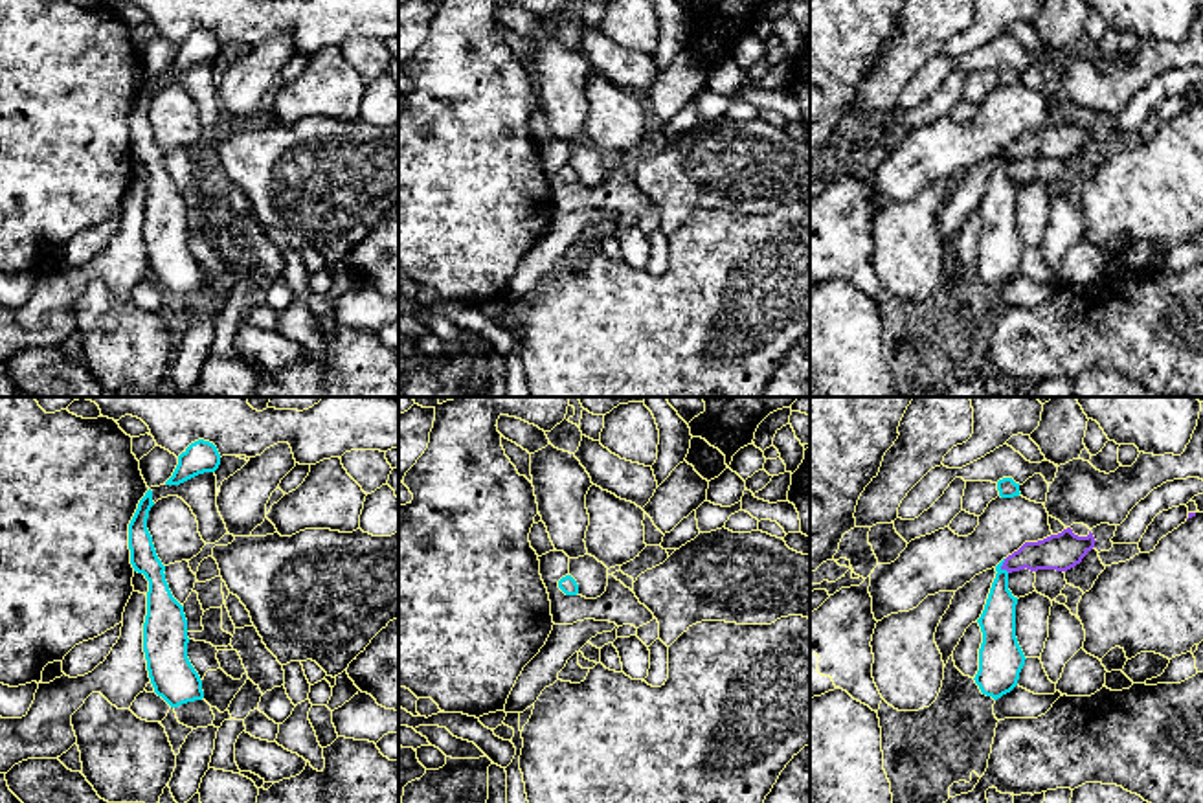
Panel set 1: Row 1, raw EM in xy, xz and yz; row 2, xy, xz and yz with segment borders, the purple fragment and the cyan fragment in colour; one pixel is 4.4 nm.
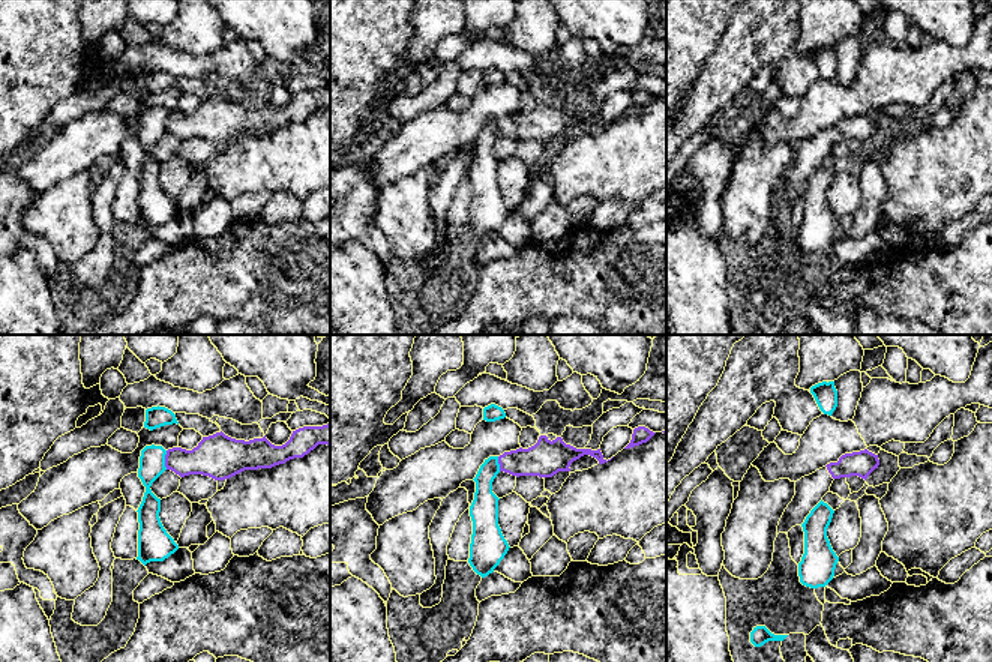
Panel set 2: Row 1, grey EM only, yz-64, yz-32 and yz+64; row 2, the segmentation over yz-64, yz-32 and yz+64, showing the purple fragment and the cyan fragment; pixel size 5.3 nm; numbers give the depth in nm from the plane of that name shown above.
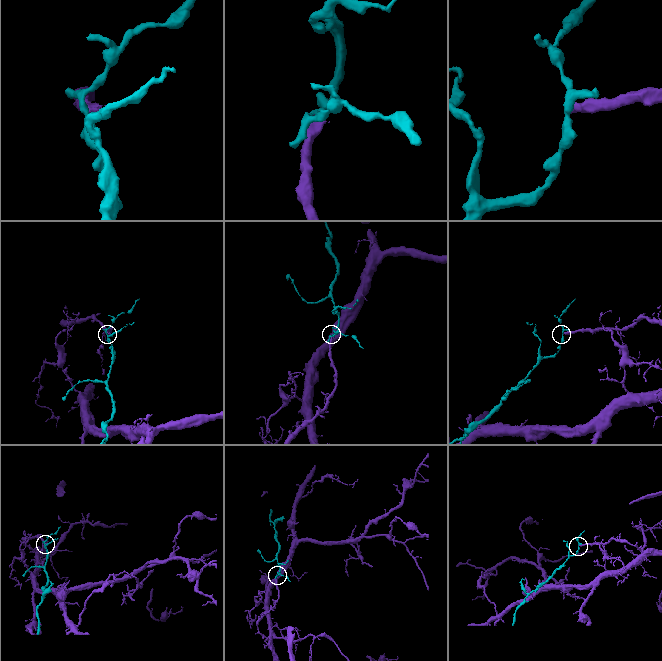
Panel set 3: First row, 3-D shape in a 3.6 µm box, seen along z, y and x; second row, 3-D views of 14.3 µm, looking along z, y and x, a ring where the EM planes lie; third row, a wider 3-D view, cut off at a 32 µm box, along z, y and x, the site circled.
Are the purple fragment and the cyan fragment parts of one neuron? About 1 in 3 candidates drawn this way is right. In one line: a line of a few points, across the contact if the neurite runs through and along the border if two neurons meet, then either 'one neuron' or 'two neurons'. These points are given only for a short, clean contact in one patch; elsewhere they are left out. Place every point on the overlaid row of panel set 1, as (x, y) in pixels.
line yz (1003, 559), (1001, 566), (1009, 572); two neurons

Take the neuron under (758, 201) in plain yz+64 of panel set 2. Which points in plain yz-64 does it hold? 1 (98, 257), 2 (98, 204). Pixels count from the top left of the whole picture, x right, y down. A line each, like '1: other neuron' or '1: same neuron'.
1: other neuron
2: other neuron

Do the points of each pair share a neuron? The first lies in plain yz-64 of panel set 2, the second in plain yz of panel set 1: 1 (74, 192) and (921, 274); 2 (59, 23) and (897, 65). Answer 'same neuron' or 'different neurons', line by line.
1: same neuron
2: different neurons

